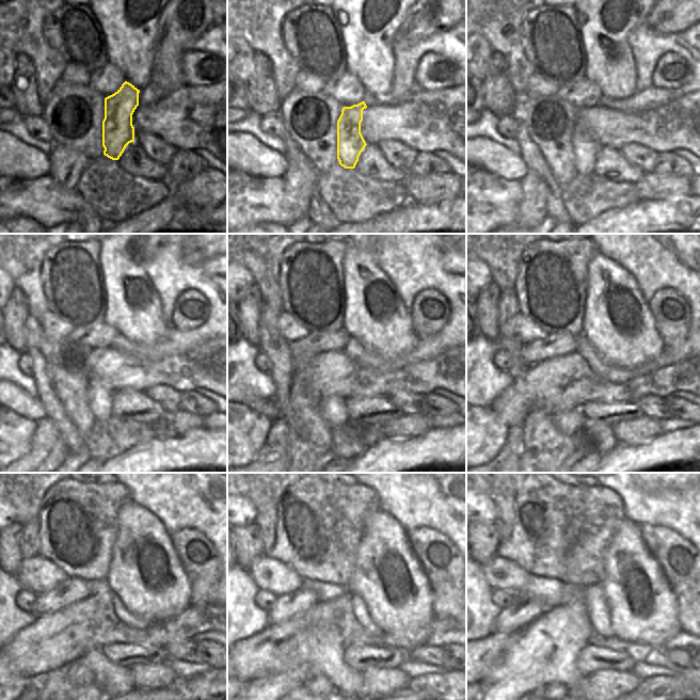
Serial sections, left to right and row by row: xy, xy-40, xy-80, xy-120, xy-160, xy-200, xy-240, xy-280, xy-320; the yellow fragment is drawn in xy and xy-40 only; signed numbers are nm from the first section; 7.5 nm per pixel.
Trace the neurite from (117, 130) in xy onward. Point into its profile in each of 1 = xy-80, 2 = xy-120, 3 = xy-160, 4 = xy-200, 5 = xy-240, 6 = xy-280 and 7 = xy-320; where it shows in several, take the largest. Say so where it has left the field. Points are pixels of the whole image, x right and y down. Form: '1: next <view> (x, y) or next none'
1: next xy-80 (586, 148)
2: next xy-120 (99, 398)
3: next xy-160 (333, 409)
4: next xy-200 (570, 423)
5: next xy-240 (78, 672)
6: next xy-280 (318, 685)
7: next xy-320 (551, 689)

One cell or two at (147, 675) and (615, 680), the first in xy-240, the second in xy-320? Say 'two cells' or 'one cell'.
one cell

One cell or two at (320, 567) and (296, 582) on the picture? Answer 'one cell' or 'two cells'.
two cells

